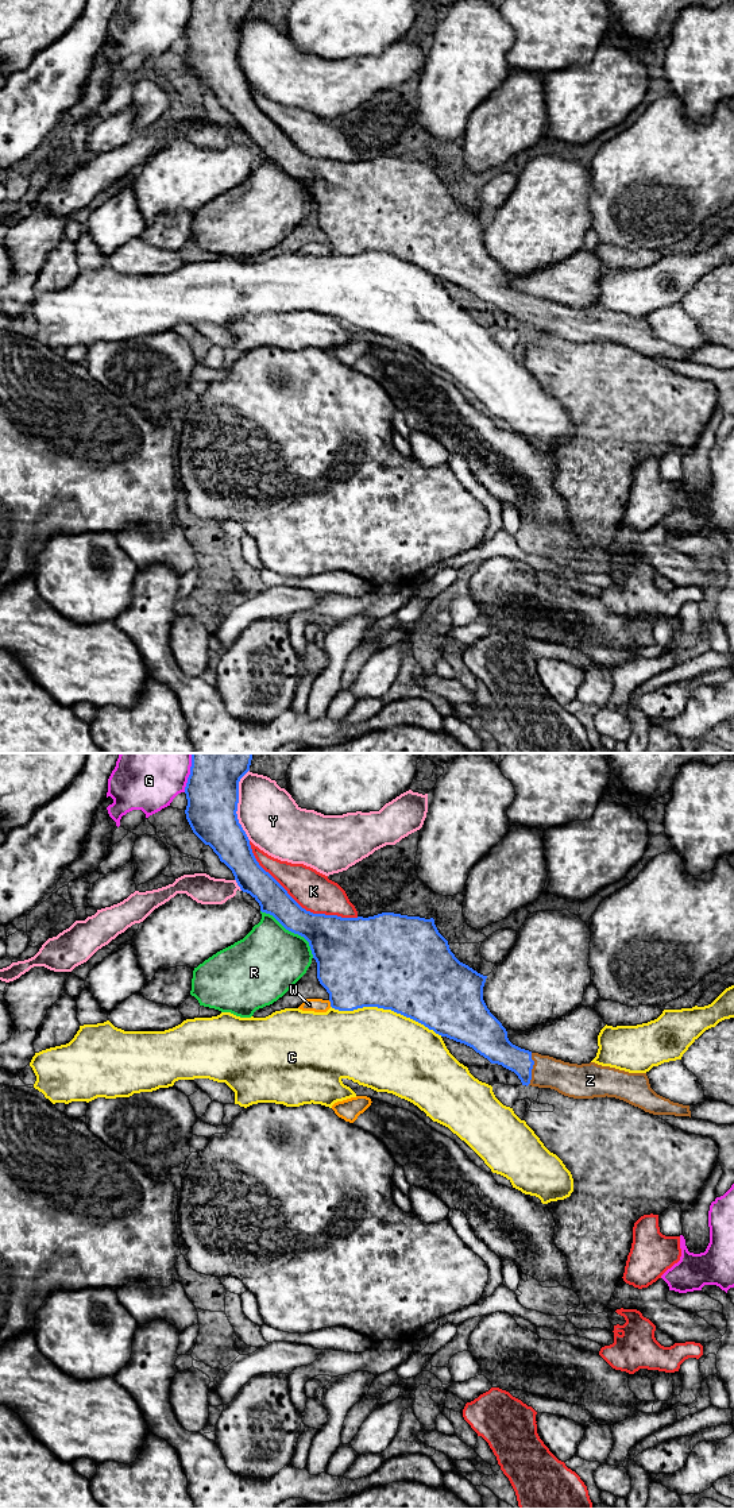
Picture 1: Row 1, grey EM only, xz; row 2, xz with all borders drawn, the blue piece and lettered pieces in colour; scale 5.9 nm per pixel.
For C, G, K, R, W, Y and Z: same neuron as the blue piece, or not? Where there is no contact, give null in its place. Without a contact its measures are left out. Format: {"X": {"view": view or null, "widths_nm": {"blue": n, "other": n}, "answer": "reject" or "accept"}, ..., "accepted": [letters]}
{"C": {"view": "xz", "widths_nm": {"blue": 500, "other": 480}, "answer": "reject"}, "G": {"view": "xz", "widths_nm": {"blue": 320, "other": 340}, "answer": "reject"}, "K": {"view": "xz", "widths_nm": {"blue": 220, "other": 240}, "answer": "reject"}, "R": {"view": "xz", "widths_nm": {"blue": 280, "other": 400}, "answer": "reject"}, "W": {"view": "xz", "widths_nm": {"blue": 440, "other": 80}, "answer": "reject"}, "Y": {"view": "xz", "widths_nm": {"blue": 320, "other": 360}, "answer": "reject"}, "Z": {"view": "xz", "widths_nm": {"blue": 170, "other": 200}, "answer": "accept"}, "accepted": ["Z"]}

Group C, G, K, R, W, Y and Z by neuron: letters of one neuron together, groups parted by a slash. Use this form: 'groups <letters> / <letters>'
groups C / G / K / R / W / Y / Z

